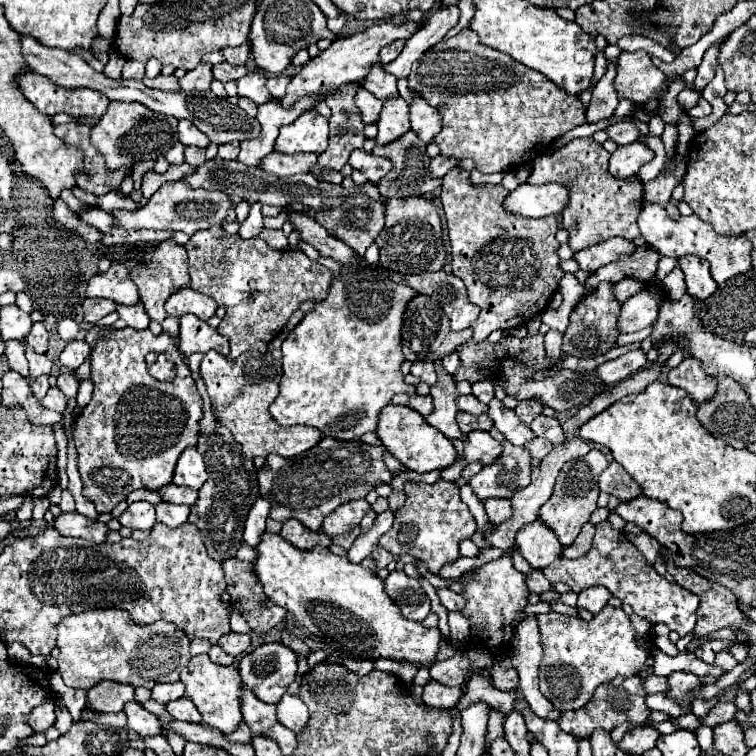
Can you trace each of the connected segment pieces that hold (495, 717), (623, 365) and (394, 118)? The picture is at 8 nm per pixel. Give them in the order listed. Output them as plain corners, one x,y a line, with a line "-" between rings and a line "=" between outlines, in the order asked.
492,710
490,712
490,720
488,720
488,738
486,738
486,742
490,742
490,740
496,740
498,736
502,736
502,714
500,712
496,712
496,710
=
632,350
616,360
600,364
594,372
598,372
598,376
602,376
602,380
608,380
608,384
618,384
620,380
632,376
634,372
638,372
646,364
648,364
646,354
642,350
=
402,98
386,100
376,124
378,124
376,144
382,146
382,144
390,144
390,142
398,140
400,136
404,136
410,130
408,104

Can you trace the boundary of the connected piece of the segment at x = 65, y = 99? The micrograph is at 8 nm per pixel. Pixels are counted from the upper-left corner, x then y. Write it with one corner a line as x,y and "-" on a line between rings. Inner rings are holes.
24,72
18,78
18,86
22,88
24,96
42,112
48,116
54,116
58,112
72,114
76,118
100,118
110,100
94,90
78,90
70,92
66,88
58,88
56,84
50,84
44,76
38,76
36,72

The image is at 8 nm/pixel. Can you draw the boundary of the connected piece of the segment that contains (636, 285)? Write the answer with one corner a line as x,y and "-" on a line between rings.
624,278
622,282
616,284
614,294
616,294
616,298
618,298
620,302
626,302
630,296
642,292
644,288
646,288
646,284
644,284
642,280
626,280
626,278

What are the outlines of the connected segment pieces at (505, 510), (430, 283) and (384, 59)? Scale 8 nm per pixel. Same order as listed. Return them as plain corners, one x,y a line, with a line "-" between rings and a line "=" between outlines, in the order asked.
490,498
484,502
484,508
492,524
502,524
512,516
512,502
508,498
=
444,270
410,276
410,286
420,294
432,296
444,308
452,330
468,328
480,312
480,308
468,300
464,282
=
398,40
398,42
394,42
394,44
388,44
388,46
382,48
382,52
380,52
380,62
382,62
382,64
388,64
388,62
396,60
396,56
402,52
402,48
404,48
404,42
402,42
402,40

